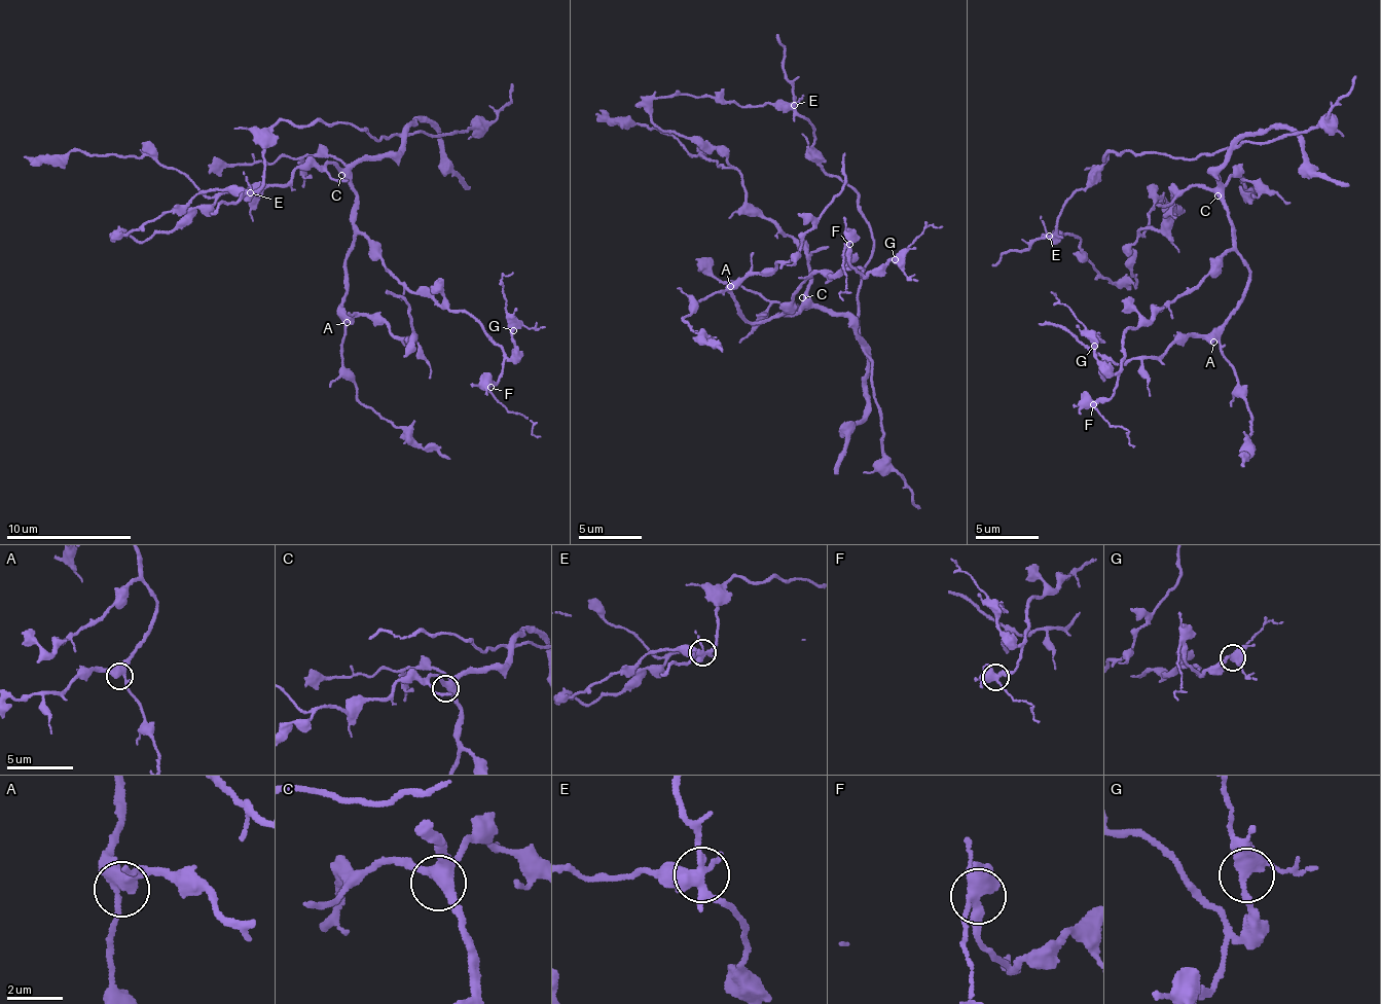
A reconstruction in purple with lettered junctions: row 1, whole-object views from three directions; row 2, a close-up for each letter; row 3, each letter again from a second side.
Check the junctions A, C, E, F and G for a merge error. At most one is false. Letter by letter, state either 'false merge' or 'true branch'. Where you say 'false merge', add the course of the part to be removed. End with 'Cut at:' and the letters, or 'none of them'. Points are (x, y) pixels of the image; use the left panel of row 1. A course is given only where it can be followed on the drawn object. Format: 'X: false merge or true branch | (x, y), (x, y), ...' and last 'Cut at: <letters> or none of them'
A: true branch
C: true branch
E: false merge | (249, 191), (261, 186), (263, 147), (281, 121), (363, 128), (370, 137), (469, 133), (494, 119), (511, 84)
F: true branch
G: true branch
Cut at: E

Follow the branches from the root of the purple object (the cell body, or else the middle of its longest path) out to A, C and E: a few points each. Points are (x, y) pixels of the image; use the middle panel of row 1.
A: (820, 311), (801, 306), (798, 312), (777, 313), (761, 321), (740, 319), (729, 297), (730, 286)
C: (820, 311), (802, 297)
E: (820, 311), (840, 313), (860, 339), (858, 286), (874, 236), (858, 193), (822, 169), (814, 128), (794, 104)

